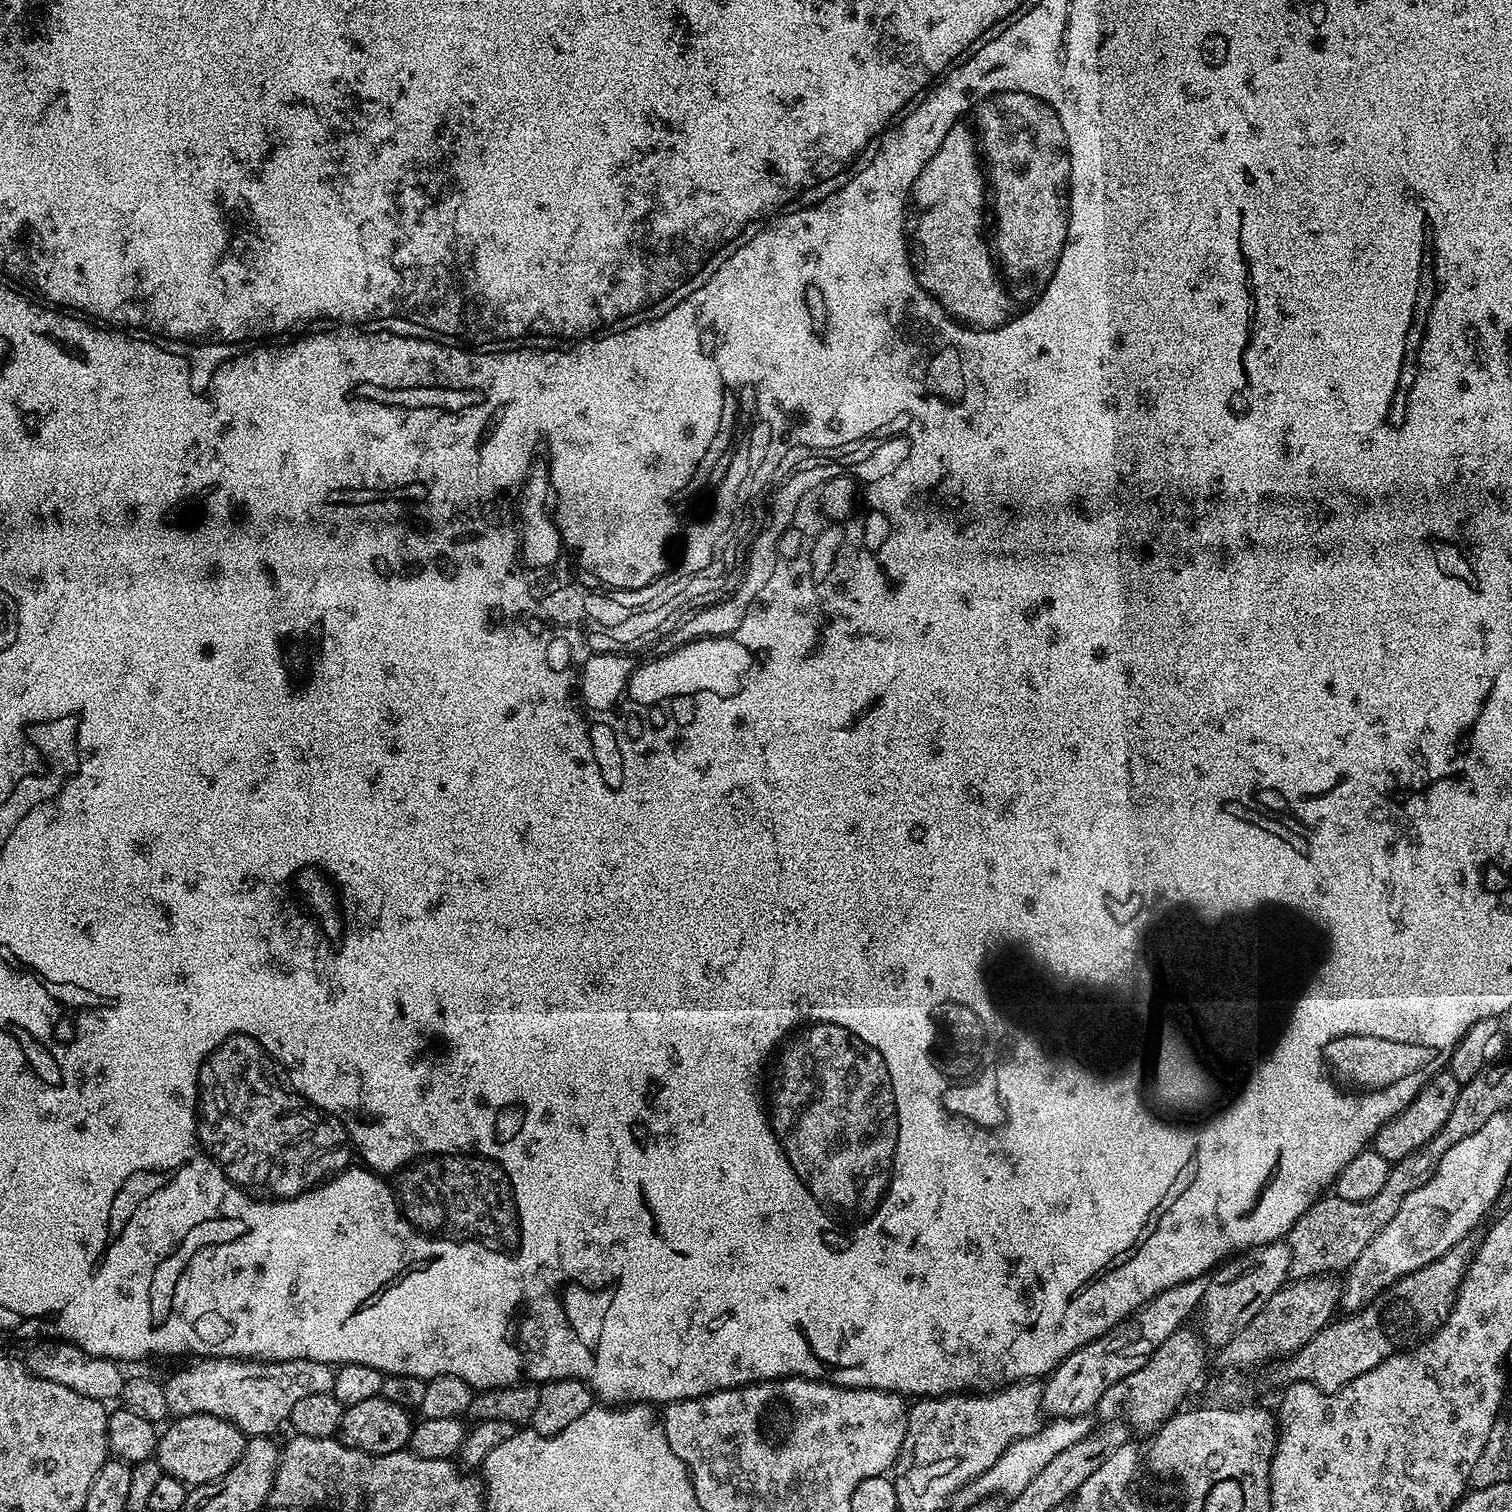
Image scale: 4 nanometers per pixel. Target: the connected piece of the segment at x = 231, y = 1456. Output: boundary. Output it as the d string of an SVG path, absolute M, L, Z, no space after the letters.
M210 1414L178 1416L168 1426L165 1432L163 1429L159 1433L154 1459L160 1463L163 1475L178 1478L189 1486L209 1484L226 1474L242 1458L249 1442L249 1437L238 1430L238 1426Z

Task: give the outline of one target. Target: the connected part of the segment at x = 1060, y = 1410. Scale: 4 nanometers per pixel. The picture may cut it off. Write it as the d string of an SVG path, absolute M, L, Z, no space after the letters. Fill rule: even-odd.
M1187 1280L1170 1290L1160 1292L1138 1311L1127 1316L1121 1324L1102 1334L1096 1340L1091 1340L1086 1346L1074 1350L1074 1354L1066 1357L1056 1367L1056 1371L1047 1377L1043 1385L1044 1393L1040 1399L1041 1409L1049 1412L1049 1417L1055 1419L1070 1419L1072 1416L1087 1416L1099 1405L1102 1394L1110 1390L1126 1374L1134 1374L1134 1370L1142 1370L1146 1362L1179 1328L1185 1327L1188 1320L1199 1309L1204 1300L1208 1280Z

